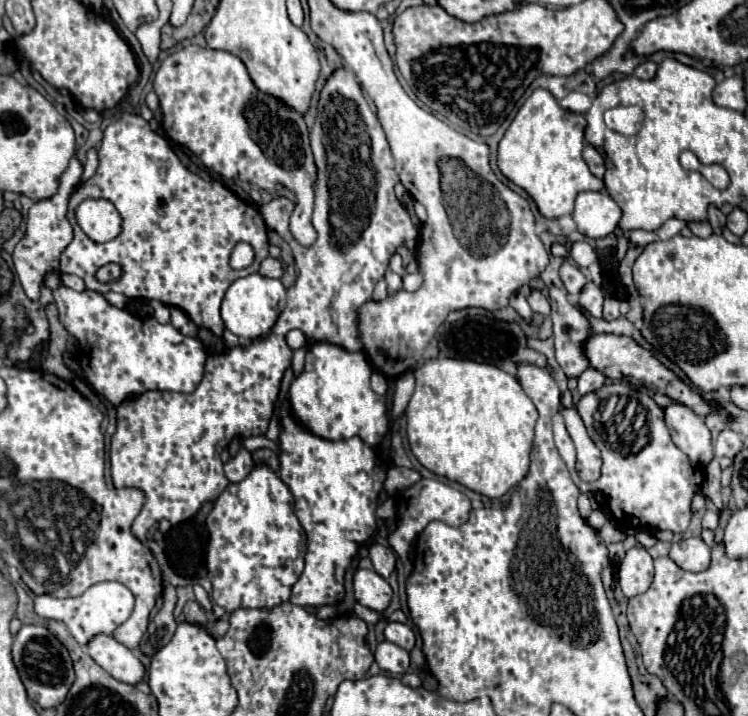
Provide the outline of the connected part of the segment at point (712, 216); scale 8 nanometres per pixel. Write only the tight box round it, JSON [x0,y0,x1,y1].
[707,206,725,234]

